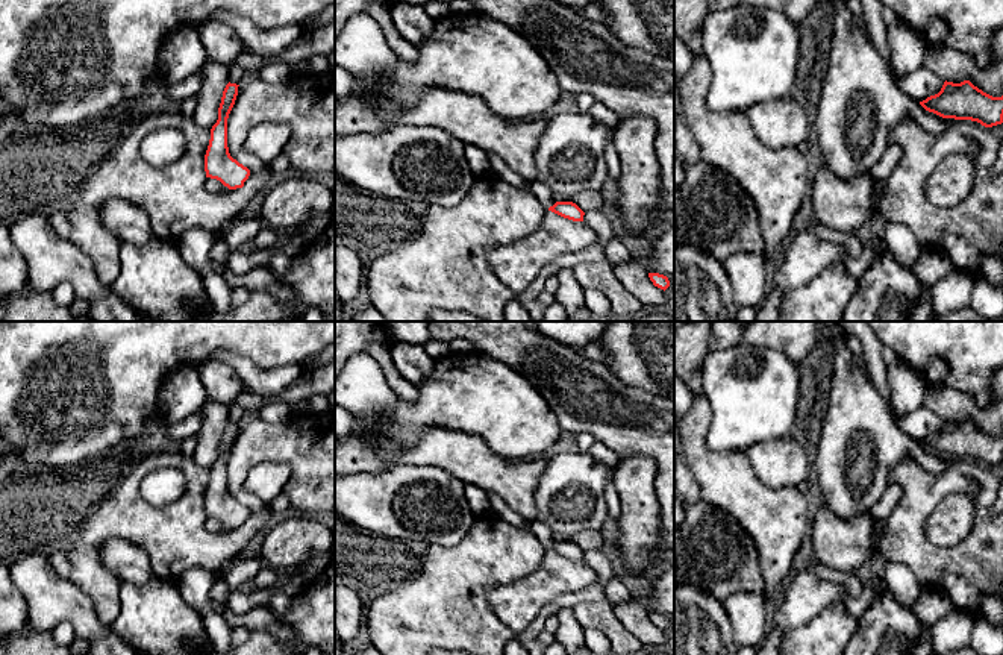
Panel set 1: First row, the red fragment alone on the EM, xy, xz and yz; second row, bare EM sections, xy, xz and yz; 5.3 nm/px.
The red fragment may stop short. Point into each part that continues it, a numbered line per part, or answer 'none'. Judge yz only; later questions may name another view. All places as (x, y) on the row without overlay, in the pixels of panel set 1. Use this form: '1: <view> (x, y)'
none

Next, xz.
1: xz (543, 532)

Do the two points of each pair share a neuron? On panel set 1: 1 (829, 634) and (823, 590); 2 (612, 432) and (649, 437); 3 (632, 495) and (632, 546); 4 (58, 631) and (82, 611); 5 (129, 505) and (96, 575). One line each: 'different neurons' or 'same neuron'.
1: different neurons
2: same neuron
3: same neuron
4: different neurons
5: same neuron

